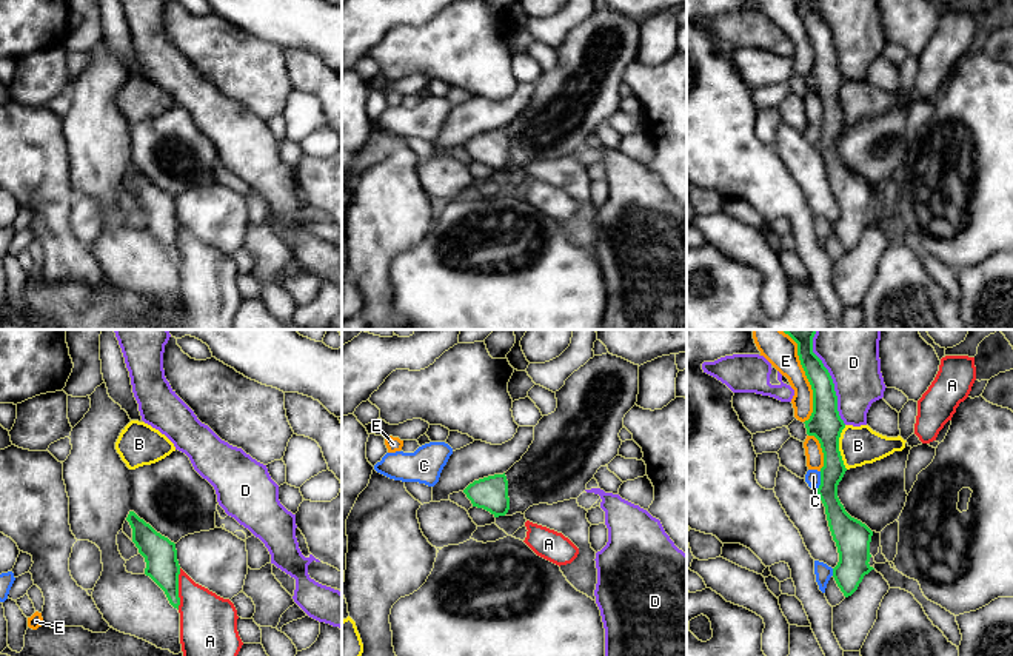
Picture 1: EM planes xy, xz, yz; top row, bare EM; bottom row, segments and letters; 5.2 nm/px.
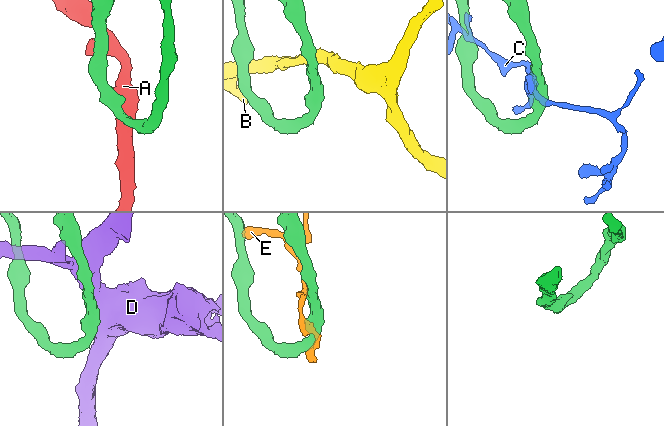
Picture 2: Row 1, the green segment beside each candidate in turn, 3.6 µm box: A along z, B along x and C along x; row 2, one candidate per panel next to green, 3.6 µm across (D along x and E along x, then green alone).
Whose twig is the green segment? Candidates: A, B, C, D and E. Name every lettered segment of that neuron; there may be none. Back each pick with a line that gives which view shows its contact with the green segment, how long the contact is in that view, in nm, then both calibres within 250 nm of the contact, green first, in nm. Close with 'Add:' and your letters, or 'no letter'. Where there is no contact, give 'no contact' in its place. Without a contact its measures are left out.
Add: no letter

